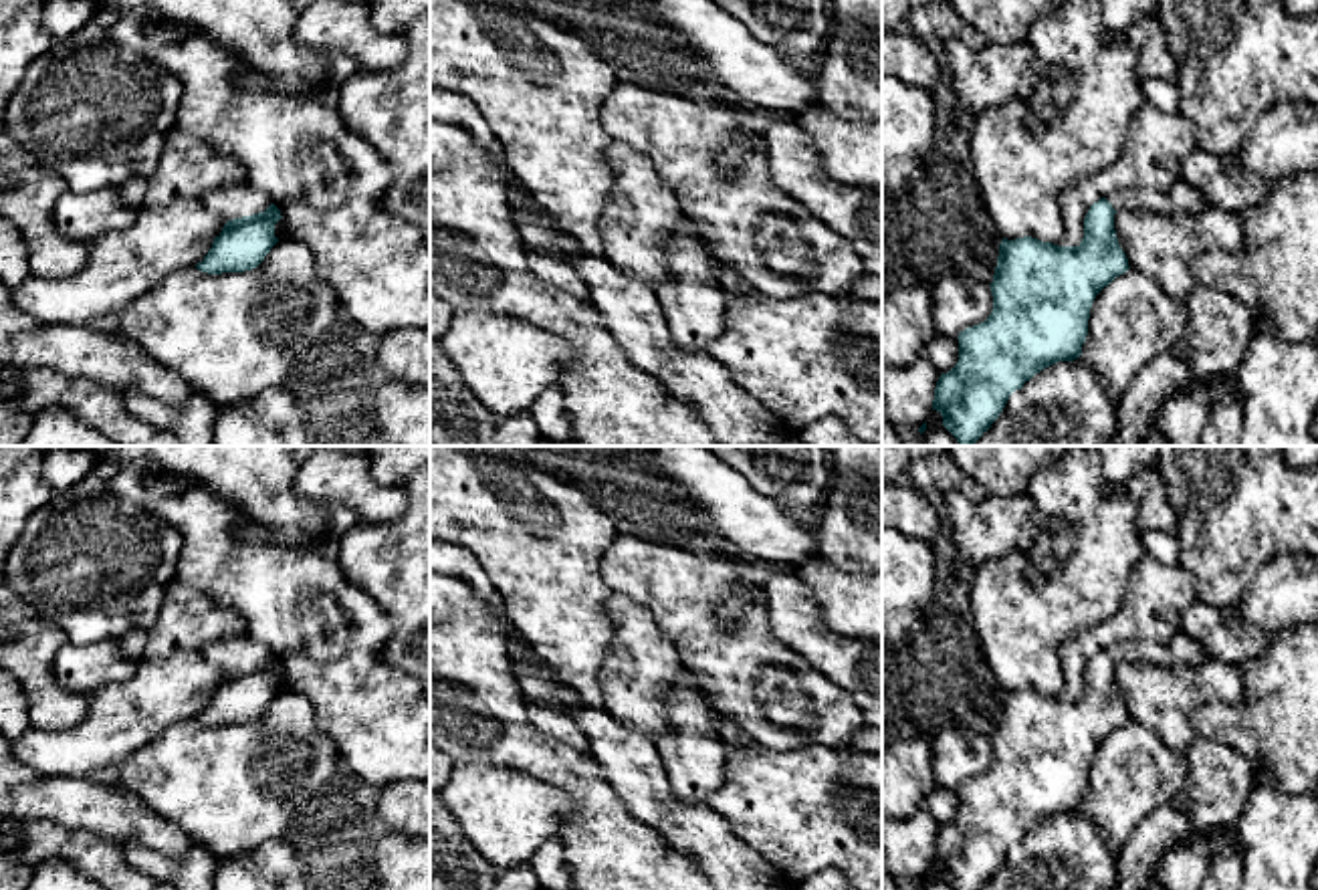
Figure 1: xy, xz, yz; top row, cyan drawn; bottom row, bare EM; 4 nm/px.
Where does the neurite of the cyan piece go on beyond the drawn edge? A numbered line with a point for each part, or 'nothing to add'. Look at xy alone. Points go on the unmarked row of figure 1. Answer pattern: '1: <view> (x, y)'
1: xy (233, 652)

